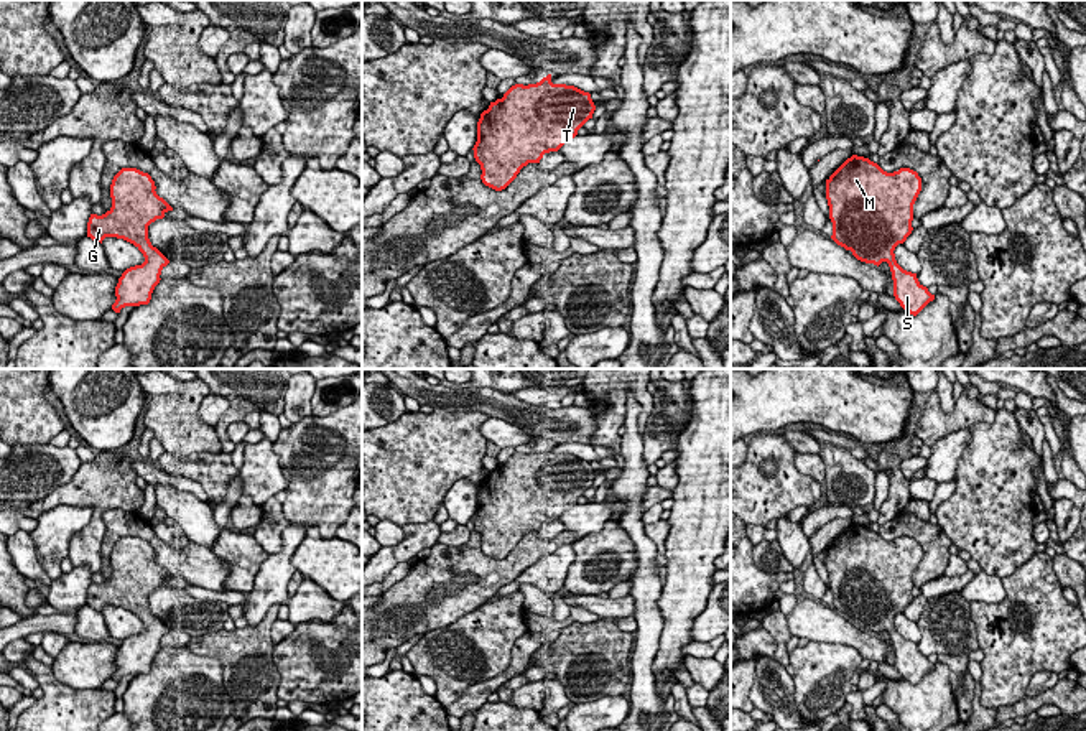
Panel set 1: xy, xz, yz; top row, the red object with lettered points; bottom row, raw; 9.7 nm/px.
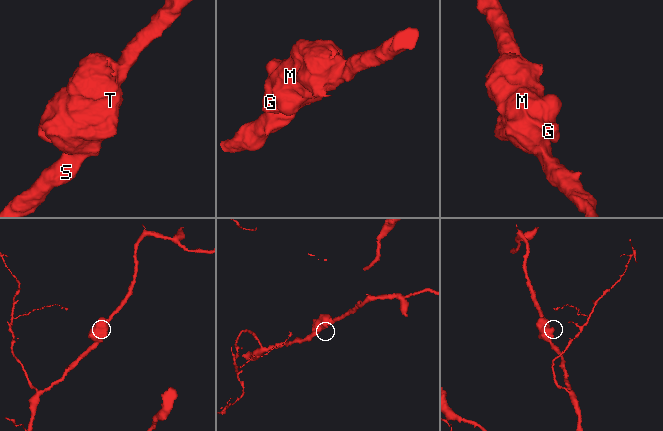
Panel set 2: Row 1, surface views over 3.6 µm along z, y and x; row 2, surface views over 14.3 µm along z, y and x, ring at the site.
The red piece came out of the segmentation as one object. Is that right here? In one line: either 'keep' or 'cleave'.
keep

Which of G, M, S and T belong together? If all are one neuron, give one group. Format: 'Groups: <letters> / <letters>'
Groups: G M S T

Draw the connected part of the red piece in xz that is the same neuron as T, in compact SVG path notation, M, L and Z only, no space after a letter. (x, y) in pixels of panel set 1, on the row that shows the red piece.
M551 74L536 84L515 84L490 102L477 122L474 158L485 186L505 189L528 163L558 151L592 119L596 105L589 92L553 84Z

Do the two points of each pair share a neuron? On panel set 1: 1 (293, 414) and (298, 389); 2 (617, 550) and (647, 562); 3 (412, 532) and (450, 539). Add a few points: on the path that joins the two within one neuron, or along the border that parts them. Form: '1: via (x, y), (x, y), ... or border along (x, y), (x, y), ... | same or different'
1: via (297, 407), (298, 395) | same
2: border along (619, 524), (635, 554), (635, 570), (629, 580) | different
3: border along (441, 532), (436, 542) | different

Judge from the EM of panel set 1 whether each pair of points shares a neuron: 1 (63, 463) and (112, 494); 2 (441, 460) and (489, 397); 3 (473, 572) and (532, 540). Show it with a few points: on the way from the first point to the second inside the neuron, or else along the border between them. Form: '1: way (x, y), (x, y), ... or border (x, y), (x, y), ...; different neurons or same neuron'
1: border (83, 463), (66, 483), (46, 496); different neurons
2: border (440, 407), (484, 412), (489, 417); different neurons
3: way (487, 572), (504, 572), (520, 555); same neuron

